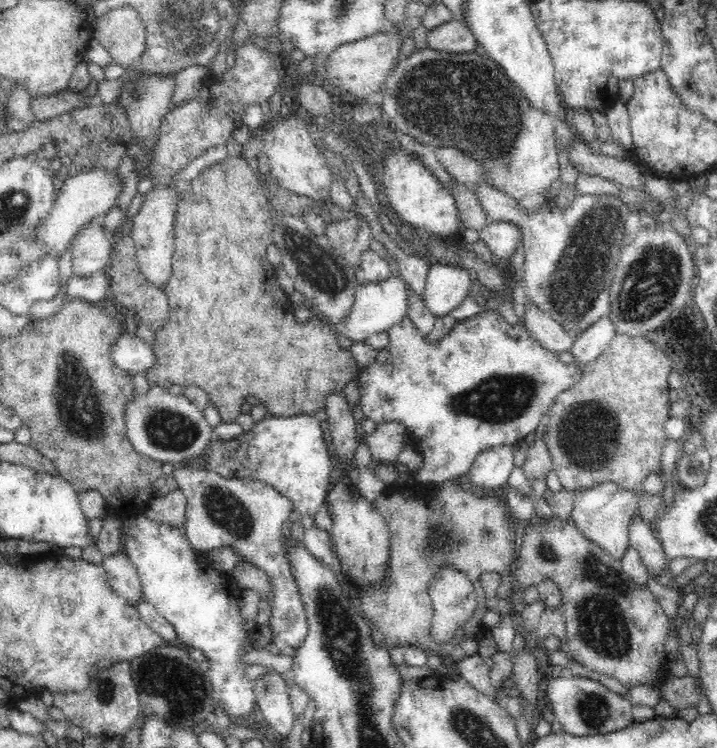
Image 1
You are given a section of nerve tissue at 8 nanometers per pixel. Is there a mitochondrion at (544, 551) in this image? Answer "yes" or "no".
yes

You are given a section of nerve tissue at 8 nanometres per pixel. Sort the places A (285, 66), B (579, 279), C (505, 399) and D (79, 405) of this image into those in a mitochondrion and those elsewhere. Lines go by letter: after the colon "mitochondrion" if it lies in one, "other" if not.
A: other
B: mitochondrion
C: mitochondrion
D: mitochondrion

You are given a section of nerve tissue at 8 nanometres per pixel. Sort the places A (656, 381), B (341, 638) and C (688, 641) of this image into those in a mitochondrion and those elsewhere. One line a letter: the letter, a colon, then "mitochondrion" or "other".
A: other
B: mitochondrion
C: other

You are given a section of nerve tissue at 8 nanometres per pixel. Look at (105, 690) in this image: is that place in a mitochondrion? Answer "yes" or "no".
yes

